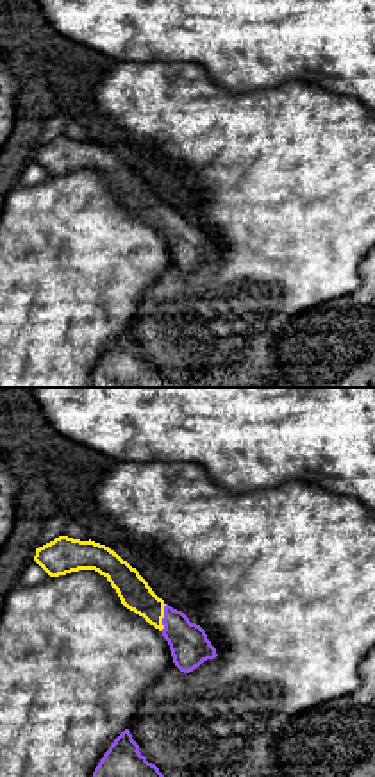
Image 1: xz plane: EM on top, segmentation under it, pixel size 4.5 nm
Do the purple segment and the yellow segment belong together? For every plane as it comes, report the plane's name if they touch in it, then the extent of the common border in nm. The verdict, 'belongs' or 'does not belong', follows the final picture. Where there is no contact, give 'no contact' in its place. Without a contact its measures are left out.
meets purple in xz; contact 120 nm long

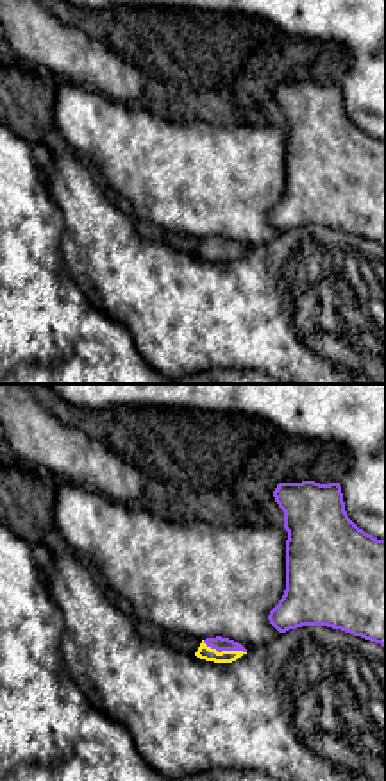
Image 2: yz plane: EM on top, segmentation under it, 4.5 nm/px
meets purple in yz; contact 200 nm long

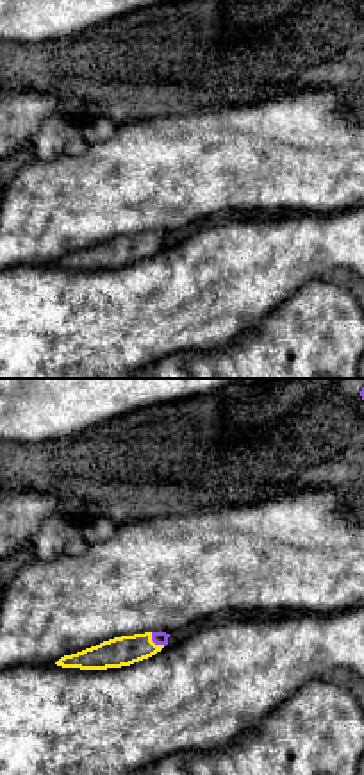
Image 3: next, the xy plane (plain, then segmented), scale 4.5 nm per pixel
meets purple in xy; contact 90 nm long

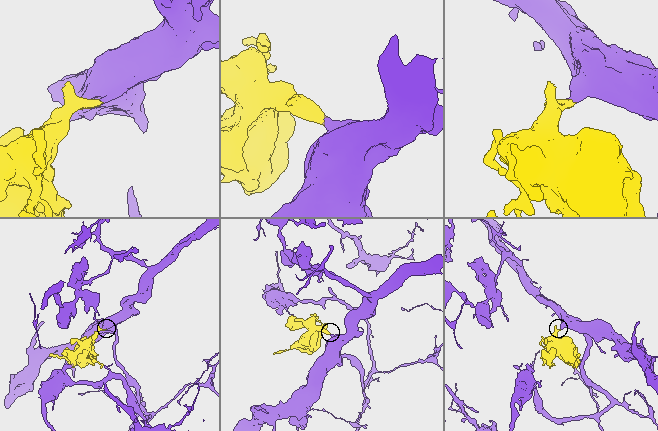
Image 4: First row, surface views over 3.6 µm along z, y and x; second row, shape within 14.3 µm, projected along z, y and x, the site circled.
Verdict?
belongs

